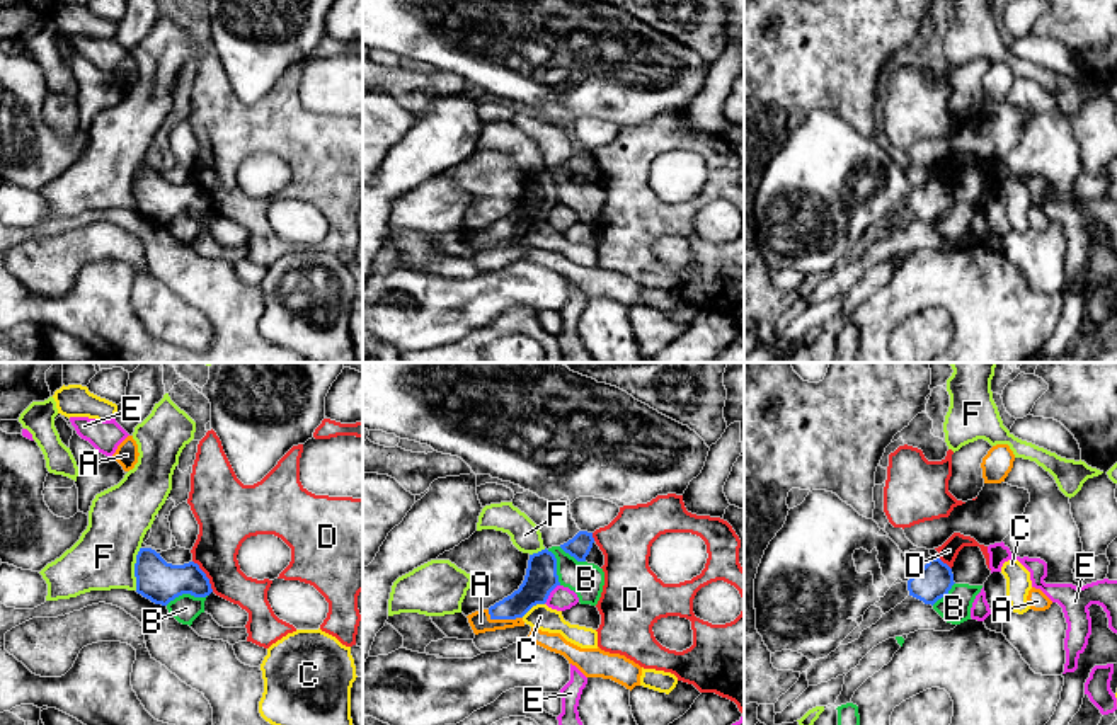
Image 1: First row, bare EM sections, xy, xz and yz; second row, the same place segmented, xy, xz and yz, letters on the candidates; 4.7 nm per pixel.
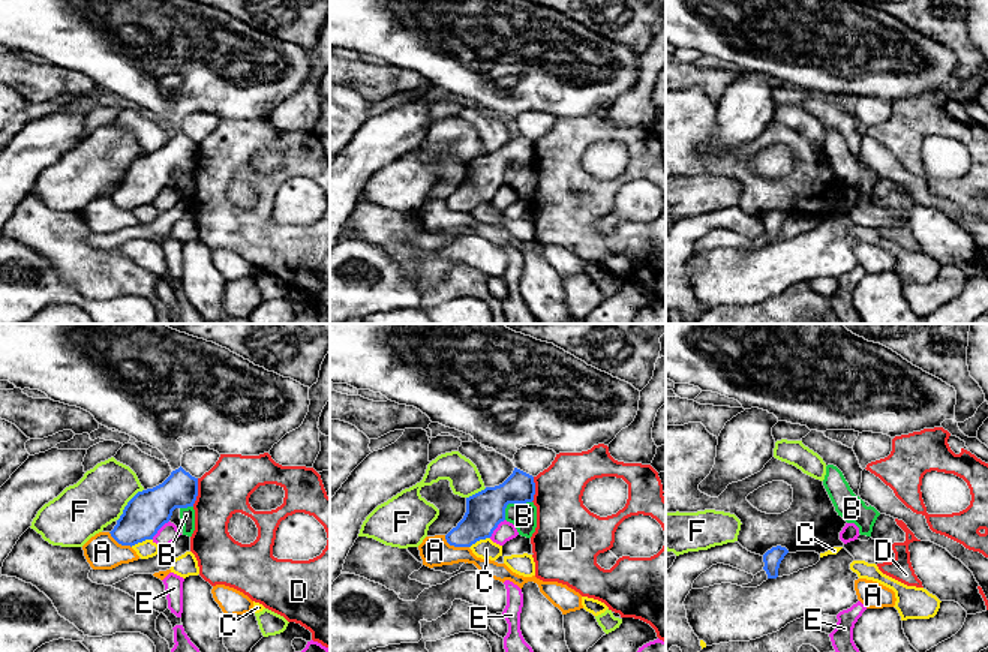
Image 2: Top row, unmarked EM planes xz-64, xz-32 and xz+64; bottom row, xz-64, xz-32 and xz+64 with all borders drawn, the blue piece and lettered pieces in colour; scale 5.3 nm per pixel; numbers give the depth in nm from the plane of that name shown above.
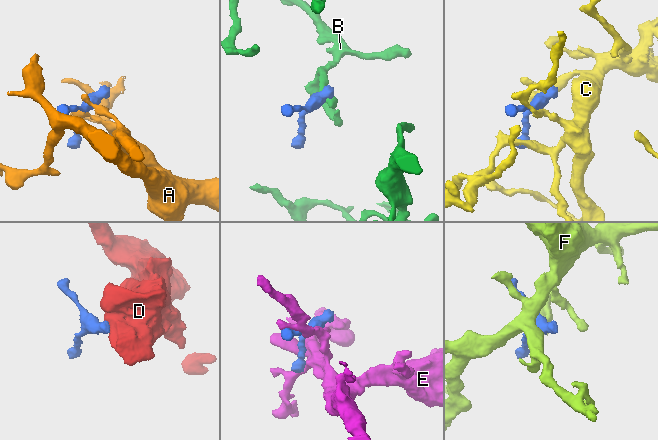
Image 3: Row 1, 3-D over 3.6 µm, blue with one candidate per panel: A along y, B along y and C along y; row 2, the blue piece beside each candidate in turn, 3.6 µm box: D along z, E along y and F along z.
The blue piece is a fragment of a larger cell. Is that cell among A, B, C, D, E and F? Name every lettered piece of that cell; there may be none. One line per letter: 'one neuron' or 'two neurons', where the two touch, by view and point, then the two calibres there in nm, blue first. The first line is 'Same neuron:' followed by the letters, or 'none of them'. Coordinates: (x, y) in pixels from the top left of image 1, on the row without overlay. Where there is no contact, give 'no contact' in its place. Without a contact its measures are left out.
Same neuron: none of them
A: two neurons; meets blue in xz at (503, 237); 150 nm thick on the blue side, 100 nm on the other
B: two neurons; meets blue in xy at (186, 211); 200 nm thick on the blue side, 140 nm on the other
C: two neurons; meets blue in xz at (532, 225); 150 nm thick on the blue side, 120 nm on the other
D: two neurons; meets blue in xy at (205, 194); 200 nm thick on the blue side, 240 nm on the other
E: two neurons; meets blue in xz at (549, 213); 150 nm thick on the blue side, 110 nm on the other
F: two neurons; meets blue in xy at (135, 188); 200 nm thick on the blue side, 300 nm on the other

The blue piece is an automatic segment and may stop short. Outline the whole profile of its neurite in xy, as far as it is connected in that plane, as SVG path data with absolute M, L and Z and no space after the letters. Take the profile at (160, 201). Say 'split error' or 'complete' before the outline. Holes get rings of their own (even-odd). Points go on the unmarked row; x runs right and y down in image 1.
complete | M140 167L135 182L136 211L155 223L167 225L182 213L206 216L213 211L209 197L198 182L167 182L152 167Z

